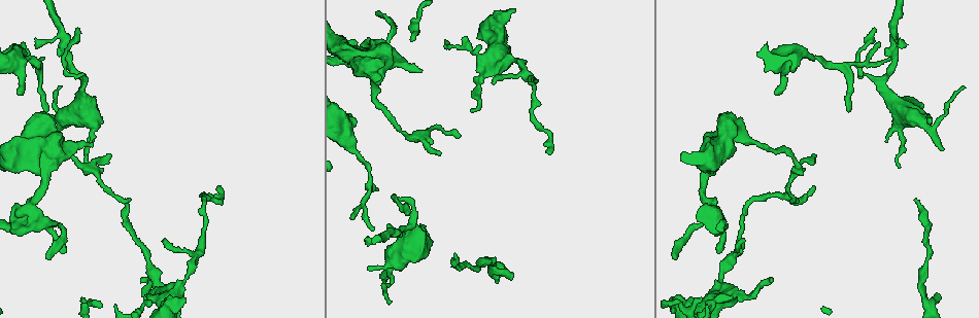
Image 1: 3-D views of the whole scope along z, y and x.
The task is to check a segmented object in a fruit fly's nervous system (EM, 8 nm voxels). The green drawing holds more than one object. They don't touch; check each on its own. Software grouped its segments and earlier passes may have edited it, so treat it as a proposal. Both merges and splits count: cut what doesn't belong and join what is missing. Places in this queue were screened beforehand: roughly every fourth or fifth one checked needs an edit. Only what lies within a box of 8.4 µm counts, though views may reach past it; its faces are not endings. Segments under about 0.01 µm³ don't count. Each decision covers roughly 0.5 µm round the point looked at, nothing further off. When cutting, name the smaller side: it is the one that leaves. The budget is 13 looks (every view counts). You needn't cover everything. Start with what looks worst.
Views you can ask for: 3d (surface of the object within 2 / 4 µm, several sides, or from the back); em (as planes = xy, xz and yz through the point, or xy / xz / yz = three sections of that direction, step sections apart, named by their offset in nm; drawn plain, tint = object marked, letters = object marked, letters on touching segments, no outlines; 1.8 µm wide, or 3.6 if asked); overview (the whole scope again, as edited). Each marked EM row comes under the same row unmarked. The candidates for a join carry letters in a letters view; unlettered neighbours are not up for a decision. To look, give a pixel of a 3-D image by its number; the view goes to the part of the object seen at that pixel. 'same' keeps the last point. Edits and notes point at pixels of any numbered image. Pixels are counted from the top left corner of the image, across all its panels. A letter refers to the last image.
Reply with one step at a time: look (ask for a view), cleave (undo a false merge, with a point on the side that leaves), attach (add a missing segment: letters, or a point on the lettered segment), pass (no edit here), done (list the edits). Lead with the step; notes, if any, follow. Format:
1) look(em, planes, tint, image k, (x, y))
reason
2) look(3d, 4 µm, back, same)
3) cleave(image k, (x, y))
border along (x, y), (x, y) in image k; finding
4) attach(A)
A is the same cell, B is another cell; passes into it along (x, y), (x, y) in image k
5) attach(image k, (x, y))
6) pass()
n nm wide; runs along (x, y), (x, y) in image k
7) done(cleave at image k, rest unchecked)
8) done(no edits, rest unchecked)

look(3d, 4 µm, image 1, (30, 215))

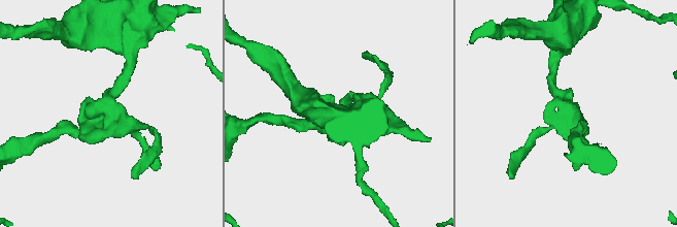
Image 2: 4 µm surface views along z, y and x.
look(em, xz, step 8, tint, image 2, (108, 111))
now the EM

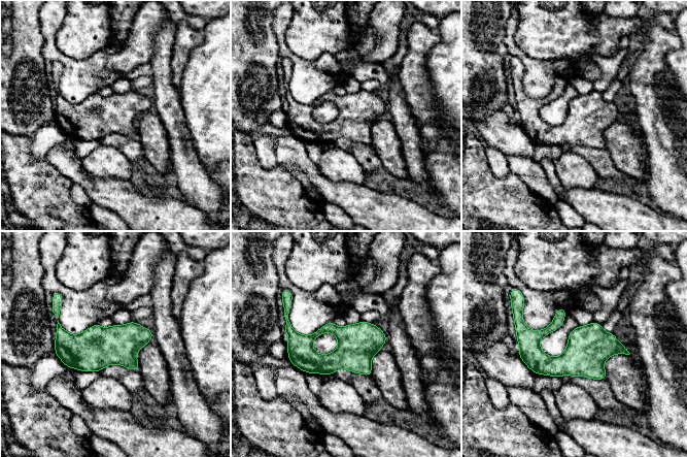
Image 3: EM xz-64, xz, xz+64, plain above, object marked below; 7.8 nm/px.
look(em, planes, letters, same)

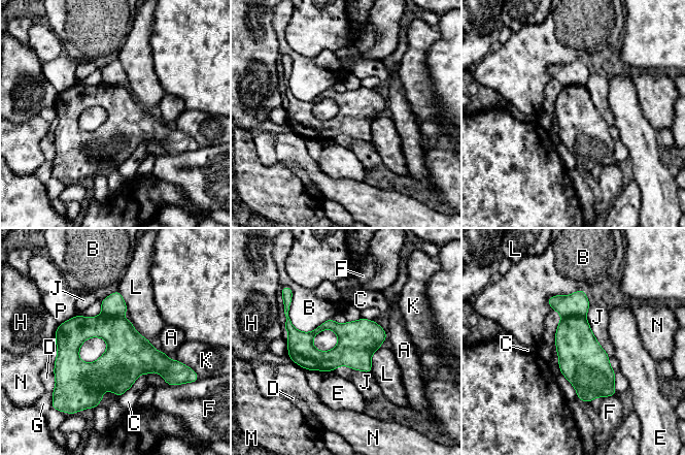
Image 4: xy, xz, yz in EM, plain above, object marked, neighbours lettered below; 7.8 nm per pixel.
cleave(image 4, (577, 347))
J touches over 420 nm; A, B, C, D, E, F, G, H, J, K, L, M, N and P are other cells; two neurons meet here

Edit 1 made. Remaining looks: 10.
look(3d, 2 µm, image 1, (91, 139))
free end

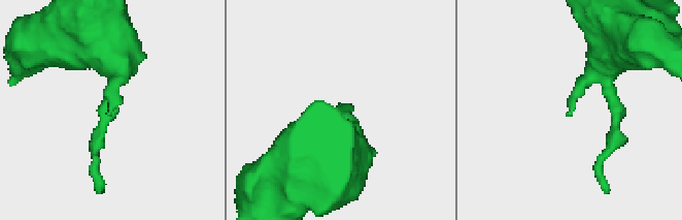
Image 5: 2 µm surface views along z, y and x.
look(em, xz, step 16, tint, image 5, (567, 116))
need the tissue

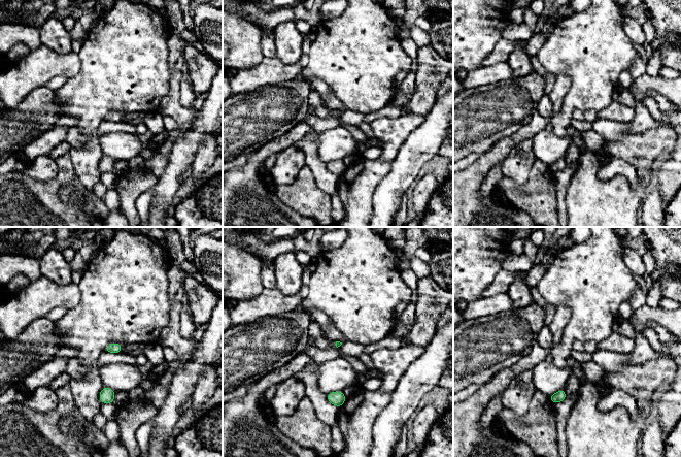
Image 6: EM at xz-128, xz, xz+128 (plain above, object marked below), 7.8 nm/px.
look(em, yz, step 4, letters, same)
cut it another way

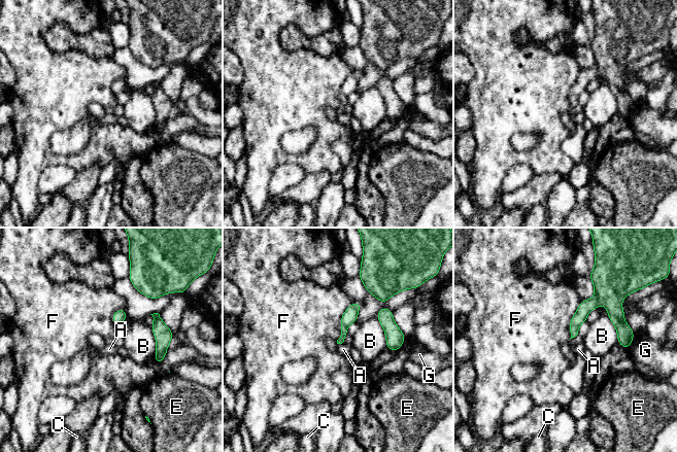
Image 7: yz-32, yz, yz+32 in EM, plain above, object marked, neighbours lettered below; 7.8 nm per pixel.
pass()
A, B, C, E, F and G are other cells; runs along (571, 327), (593, 303), (605, 302), (630, 333) in image 7; none of them fits

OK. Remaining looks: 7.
look(3d, 2 µm, back, image 1, (775, 94))
an open end

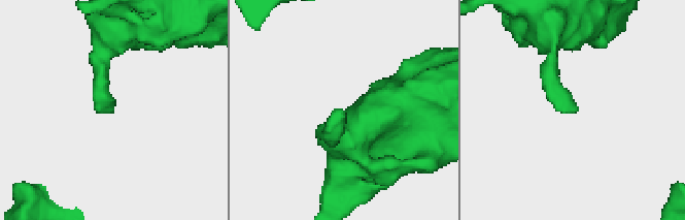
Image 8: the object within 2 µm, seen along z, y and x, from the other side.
look(em, planes, letters, image 8, (578, 110))
need the tissue

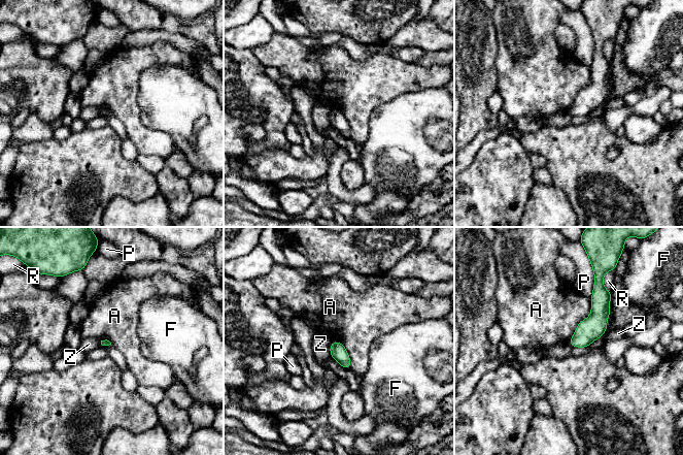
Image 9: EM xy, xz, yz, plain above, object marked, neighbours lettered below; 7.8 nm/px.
pass()
A, F, P, R and Z are other cells; none of them fits

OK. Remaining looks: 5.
look(em, xy, step 16, tint, image 1, (80, 297))
thin end

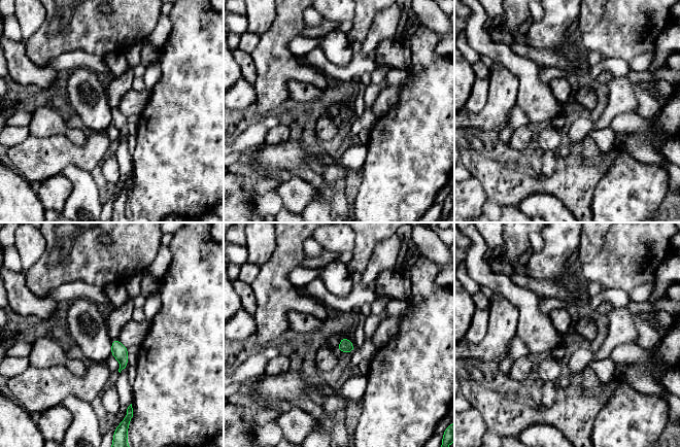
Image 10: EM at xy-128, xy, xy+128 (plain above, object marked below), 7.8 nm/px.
look(em, planes, letters, same)

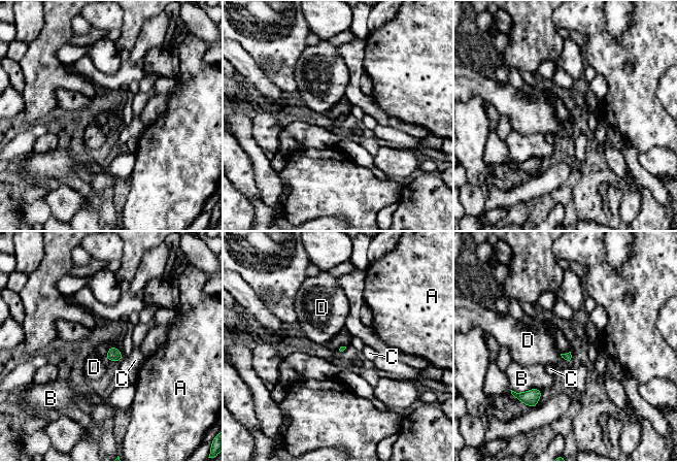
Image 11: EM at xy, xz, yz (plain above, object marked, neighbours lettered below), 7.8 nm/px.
pass()
B touches over 240 nm; A, B, C and D are other cells; no lettered segment goes on from it

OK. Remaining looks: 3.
look(em, xz, step 4, tint, image 1, (163, 240))
an open end

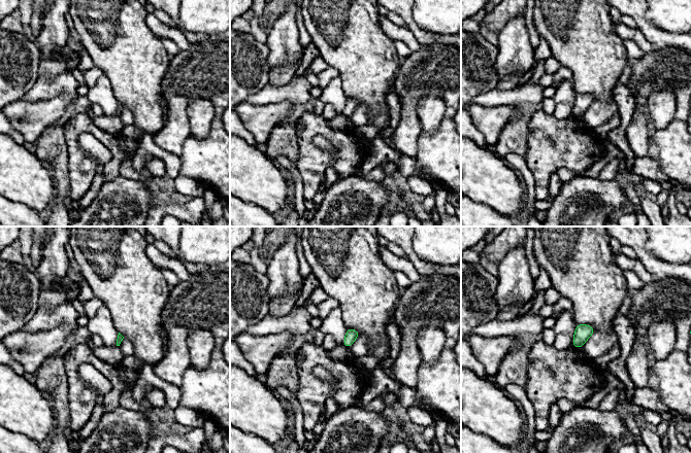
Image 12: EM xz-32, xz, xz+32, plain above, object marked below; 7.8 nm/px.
look(em, planes, letters, same)
cut it another way

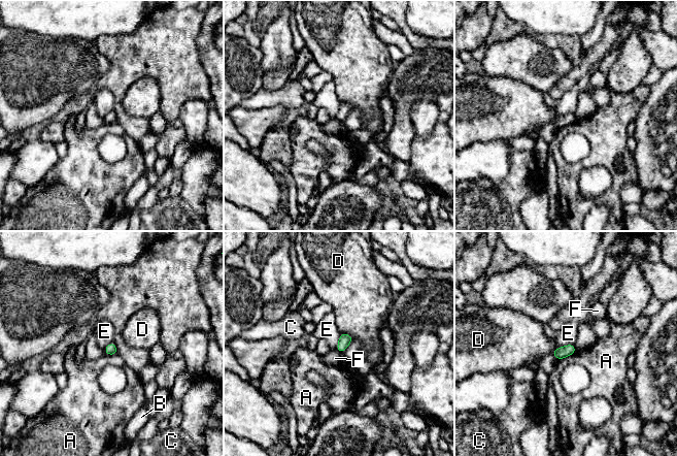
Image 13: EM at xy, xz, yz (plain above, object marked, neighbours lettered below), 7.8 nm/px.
pass()
90 nm wide; A, B, C, D, E and F are other cells; border along (573, 343), (554, 349) in image 13; none of them fits

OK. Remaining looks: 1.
done(cleave at image 4, rest unchecked)

